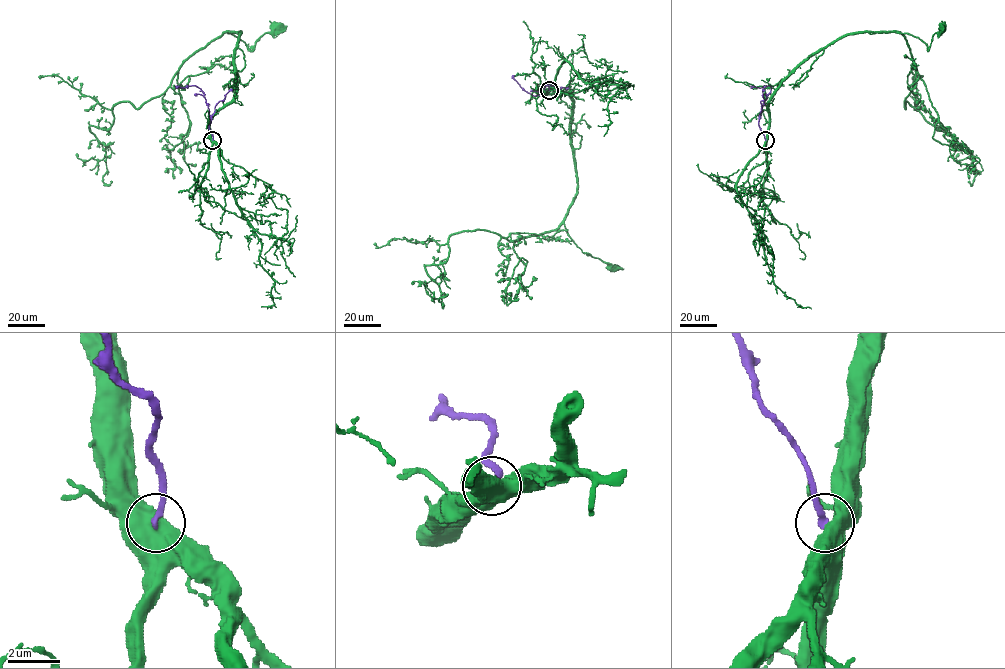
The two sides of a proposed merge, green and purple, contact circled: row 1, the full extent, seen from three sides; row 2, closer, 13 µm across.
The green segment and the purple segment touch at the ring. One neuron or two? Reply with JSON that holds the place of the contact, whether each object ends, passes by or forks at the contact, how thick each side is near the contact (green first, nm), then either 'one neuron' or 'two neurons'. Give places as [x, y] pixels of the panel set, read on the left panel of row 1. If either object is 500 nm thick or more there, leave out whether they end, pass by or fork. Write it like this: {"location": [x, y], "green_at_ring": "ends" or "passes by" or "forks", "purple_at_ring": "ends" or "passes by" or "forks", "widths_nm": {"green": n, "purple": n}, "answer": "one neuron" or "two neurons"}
{"location": [212, 140], "widths_nm": {"green": 850, "purple": 240}, "answer": "two neurons"}

